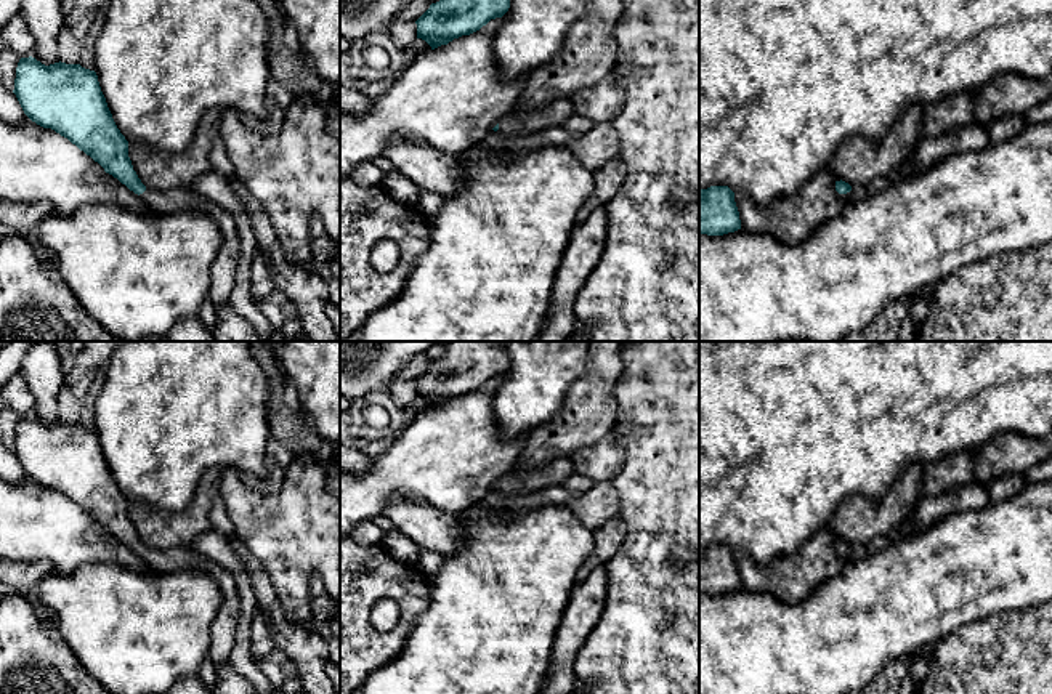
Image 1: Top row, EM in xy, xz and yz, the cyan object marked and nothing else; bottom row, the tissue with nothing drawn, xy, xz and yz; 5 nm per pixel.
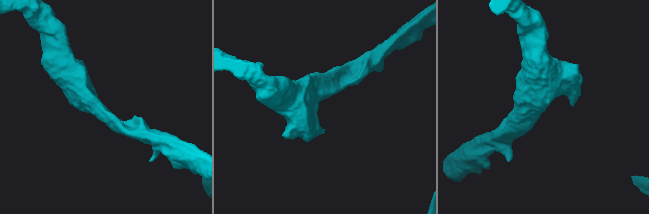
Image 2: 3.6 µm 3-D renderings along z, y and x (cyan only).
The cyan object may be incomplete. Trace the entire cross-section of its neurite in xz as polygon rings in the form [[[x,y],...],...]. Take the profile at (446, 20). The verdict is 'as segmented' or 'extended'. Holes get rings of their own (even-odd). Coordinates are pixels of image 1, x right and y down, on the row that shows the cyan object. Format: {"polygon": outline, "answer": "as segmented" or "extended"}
{"polygon": [[[439,0],[415,21],[417,38],[435,50],[479,30],[491,19],[502,18],[508,8],[510,0]]], "answer": "as segmented"}

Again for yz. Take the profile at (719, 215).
{"polygon": [[[728,186],[699,189],[699,234],[723,236],[741,229],[734,192]]], "answer": "as segmented"}

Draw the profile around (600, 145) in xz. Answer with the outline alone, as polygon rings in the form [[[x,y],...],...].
[[[600,122],[568,144],[574,157],[595,171],[619,154],[619,141],[609,122]]]

